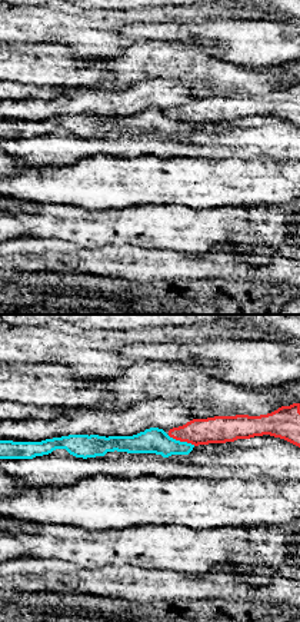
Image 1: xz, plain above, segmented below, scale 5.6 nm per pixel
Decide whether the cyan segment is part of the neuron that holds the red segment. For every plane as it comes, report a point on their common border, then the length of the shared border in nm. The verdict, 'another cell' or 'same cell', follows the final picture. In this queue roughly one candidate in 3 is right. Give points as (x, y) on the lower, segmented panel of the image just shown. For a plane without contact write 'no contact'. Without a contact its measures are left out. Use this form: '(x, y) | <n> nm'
(182, 441) | 170 nm

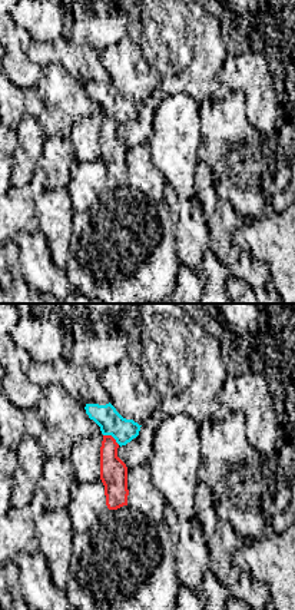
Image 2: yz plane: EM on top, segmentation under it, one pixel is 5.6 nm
(112, 437) | 110 nm

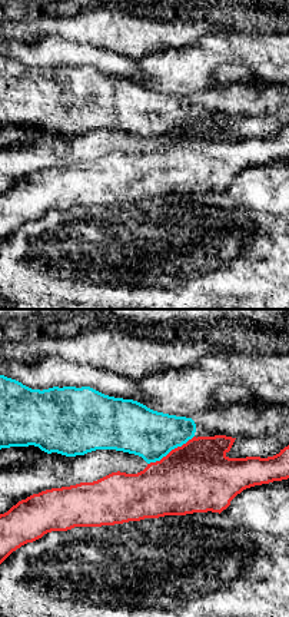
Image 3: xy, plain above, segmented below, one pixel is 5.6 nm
(172, 450) | 300 nm

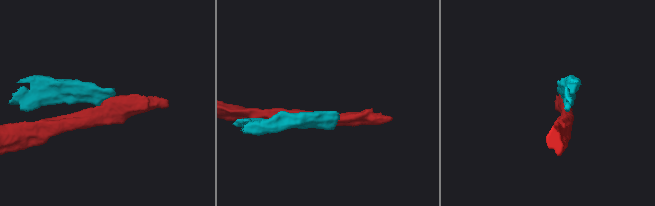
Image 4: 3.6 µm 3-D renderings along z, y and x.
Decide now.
another cell

